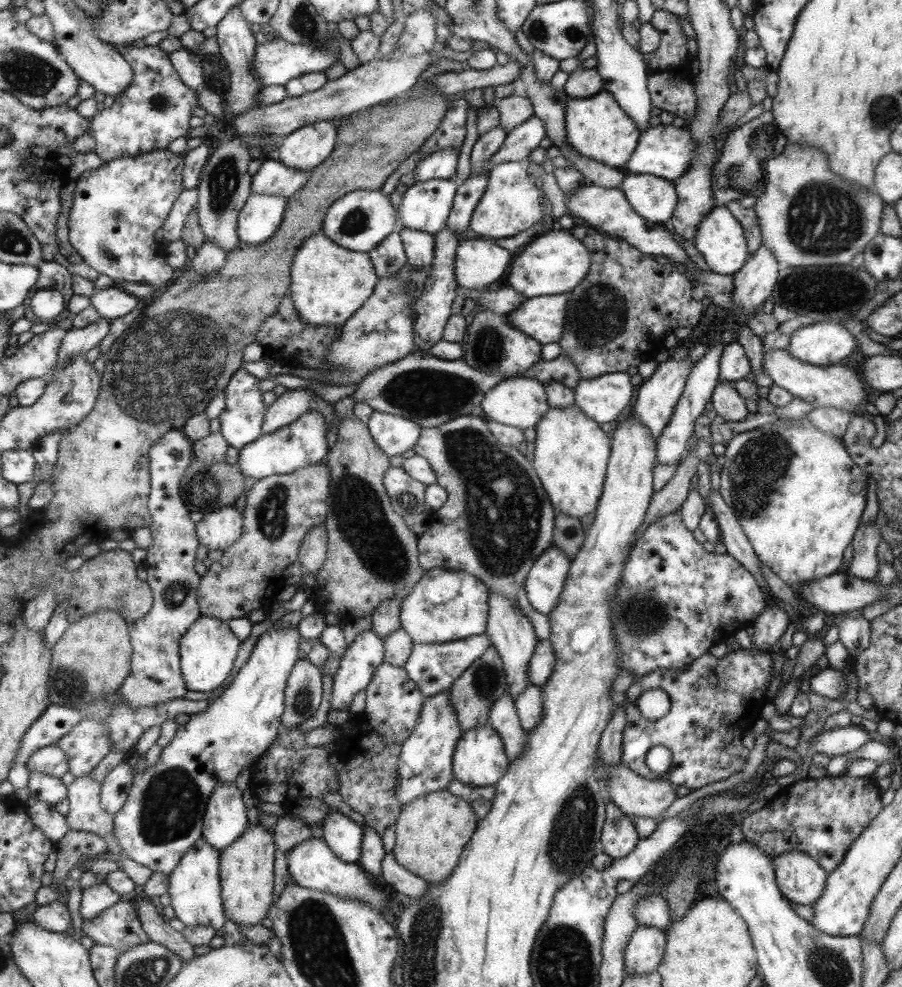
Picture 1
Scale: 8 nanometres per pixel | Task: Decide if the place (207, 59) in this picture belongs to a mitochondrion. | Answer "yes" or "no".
no

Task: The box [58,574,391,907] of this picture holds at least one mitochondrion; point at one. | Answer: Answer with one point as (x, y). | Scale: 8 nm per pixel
(171, 805)

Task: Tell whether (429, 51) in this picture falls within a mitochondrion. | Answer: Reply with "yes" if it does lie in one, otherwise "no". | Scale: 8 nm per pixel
no

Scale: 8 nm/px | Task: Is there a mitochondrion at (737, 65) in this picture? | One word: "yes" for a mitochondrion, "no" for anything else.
no

